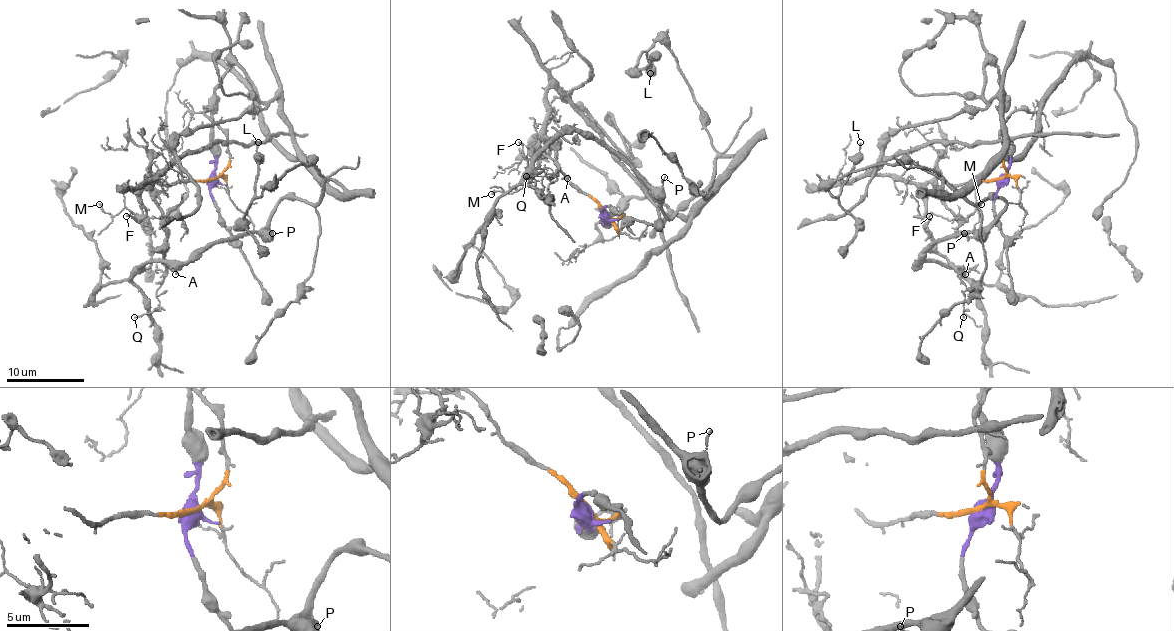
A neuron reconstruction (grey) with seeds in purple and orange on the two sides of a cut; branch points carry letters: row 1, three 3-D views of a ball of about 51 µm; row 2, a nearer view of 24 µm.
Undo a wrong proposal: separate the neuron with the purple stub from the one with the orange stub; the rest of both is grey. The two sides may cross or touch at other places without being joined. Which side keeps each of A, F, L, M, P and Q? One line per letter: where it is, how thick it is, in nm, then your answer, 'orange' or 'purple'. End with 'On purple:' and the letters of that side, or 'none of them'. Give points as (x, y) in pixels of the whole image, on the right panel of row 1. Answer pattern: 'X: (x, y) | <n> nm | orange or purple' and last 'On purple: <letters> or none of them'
A: (965, 274) | 120 nm | orange
F: (929, 216) | 140 nm | orange
L: (860, 142) | 130 nm | purple
M: (981, 204) | 160 nm | orange
P: (964, 233) | 130 nm | purple
Q: (963, 317) | 120 nm | orange
On purple: L, P

